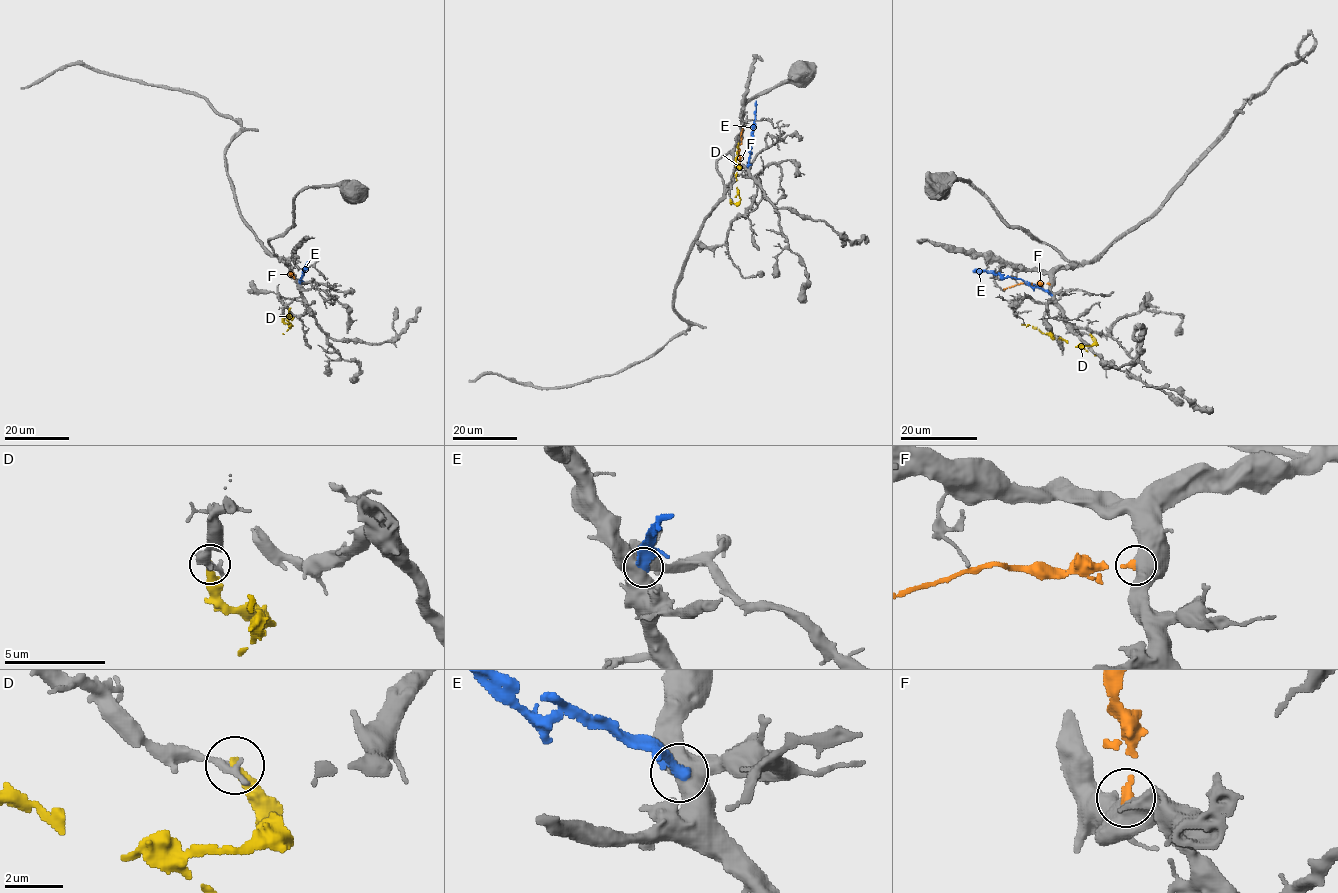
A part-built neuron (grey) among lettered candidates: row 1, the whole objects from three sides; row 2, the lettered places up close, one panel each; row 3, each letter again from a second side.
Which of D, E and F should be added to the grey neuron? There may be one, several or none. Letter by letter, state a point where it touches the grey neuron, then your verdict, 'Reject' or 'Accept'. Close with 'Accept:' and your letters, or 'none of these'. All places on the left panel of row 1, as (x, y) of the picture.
D: Touches grey at (282, 316). Reject
E: Touches grey at (299, 283). Reject
F: Touches grey at (291, 273). Reject
Accept: none of these

